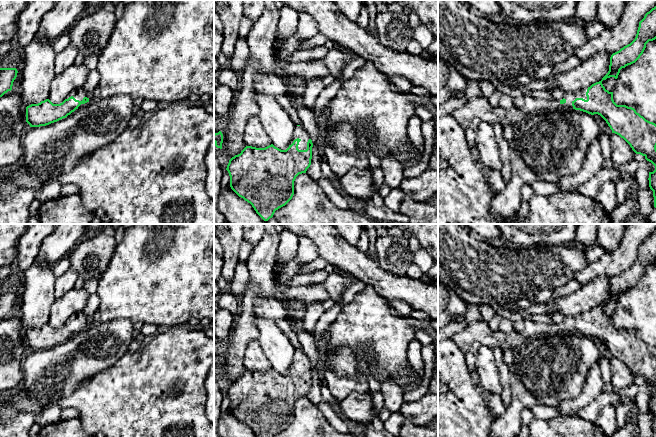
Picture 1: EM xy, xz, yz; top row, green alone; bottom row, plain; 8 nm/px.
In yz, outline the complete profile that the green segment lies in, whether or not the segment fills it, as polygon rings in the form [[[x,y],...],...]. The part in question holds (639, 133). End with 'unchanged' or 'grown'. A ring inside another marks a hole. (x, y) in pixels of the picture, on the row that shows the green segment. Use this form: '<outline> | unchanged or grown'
[[[656,6],[647,12],[644,18],[639,22],[639,27],[635,39],[628,45],[613,53],[610,57],[608,73],[601,81],[592,84],[588,88],[580,91],[566,94],[562,100],[547,100],[544,98],[534,98],[531,96],[520,96],[513,99],[513,106],[510,109],[504,109],[501,106],[493,107],[488,98],[479,96],[472,98],[467,104],[454,110],[451,115],[456,119],[460,126],[466,130],[470,127],[470,122],[474,118],[488,124],[499,123],[504,126],[515,126],[526,116],[539,112],[564,111],[569,109],[580,110],[588,114],[600,115],[608,124],[612,133],[623,138],[636,154],[640,154],[655,166],[653,172],[649,172],[649,187],[653,191],[654,207],[656,208],[656,124],[646,120],[636,112],[632,107],[626,105],[617,105],[613,100],[613,92],[609,92],[602,84],[603,80],[614,77],[618,78],[620,70],[628,65],[635,63],[643,54],[646,44],[656,39]]] | grown

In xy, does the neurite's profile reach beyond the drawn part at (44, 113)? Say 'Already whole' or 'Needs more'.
Needs more

